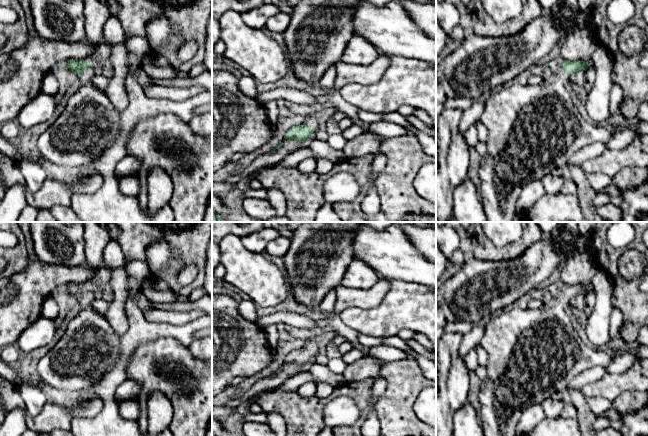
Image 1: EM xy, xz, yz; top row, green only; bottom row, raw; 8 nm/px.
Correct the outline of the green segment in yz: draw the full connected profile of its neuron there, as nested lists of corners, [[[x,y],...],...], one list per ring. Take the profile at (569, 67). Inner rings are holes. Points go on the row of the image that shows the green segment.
[[[562,61],[561,68],[548,79],[543,79],[537,85],[510,84],[499,88],[495,93],[489,93],[484,102],[484,110],[477,121],[484,124],[488,130],[487,152],[480,161],[480,196],[487,222],[514,222],[516,202],[522,188],[534,180],[541,180],[555,168],[563,168],[569,160],[581,149],[594,142],[607,143],[612,134],[620,130],[632,130],[638,135],[648,134],[648,122],[639,121],[632,127],[611,126],[607,123],[597,125],[586,121],[574,105],[565,83],[569,76],[577,71],[586,71],[585,61]]]

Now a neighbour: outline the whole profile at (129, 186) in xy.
[[[135,175],[121,178],[119,188],[121,193],[126,196],[136,196],[140,189],[138,178]]]

